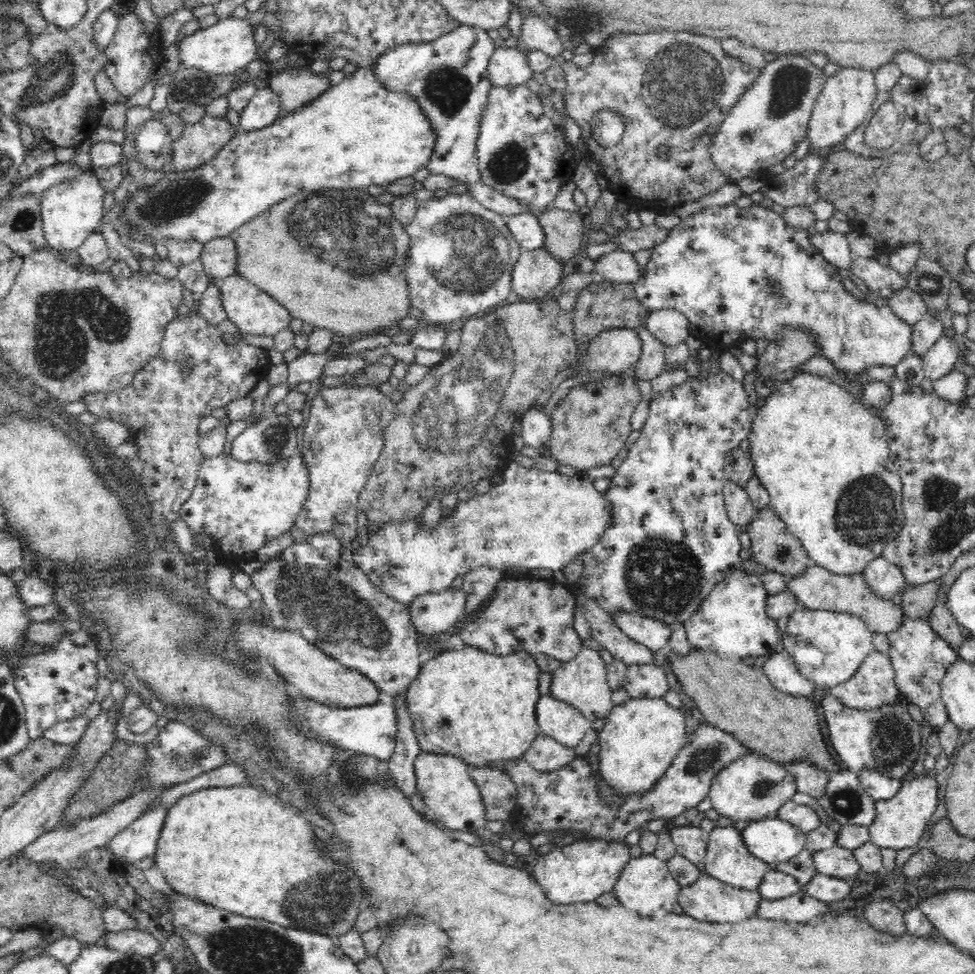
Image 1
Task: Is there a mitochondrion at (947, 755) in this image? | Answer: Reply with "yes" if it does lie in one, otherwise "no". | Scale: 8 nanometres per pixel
no

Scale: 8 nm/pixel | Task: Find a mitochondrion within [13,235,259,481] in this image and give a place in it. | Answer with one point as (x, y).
(67, 321)

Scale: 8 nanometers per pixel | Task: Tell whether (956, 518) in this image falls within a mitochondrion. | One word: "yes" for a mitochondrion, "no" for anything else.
yes

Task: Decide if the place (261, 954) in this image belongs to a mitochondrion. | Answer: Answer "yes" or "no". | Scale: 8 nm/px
yes

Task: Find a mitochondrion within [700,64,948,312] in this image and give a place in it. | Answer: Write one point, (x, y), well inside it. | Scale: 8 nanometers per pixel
(772, 288)

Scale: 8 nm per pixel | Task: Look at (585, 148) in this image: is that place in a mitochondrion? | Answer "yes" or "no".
no

